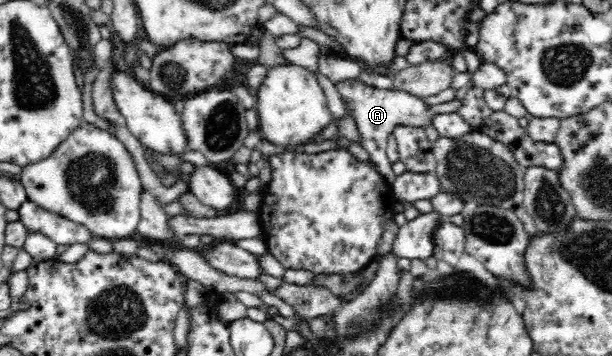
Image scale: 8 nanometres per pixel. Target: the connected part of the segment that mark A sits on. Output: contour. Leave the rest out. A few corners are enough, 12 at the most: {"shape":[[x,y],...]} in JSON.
{"shape":[[358,78],[333,82],[385,180],[387,136],[432,125],[428,104]]}

